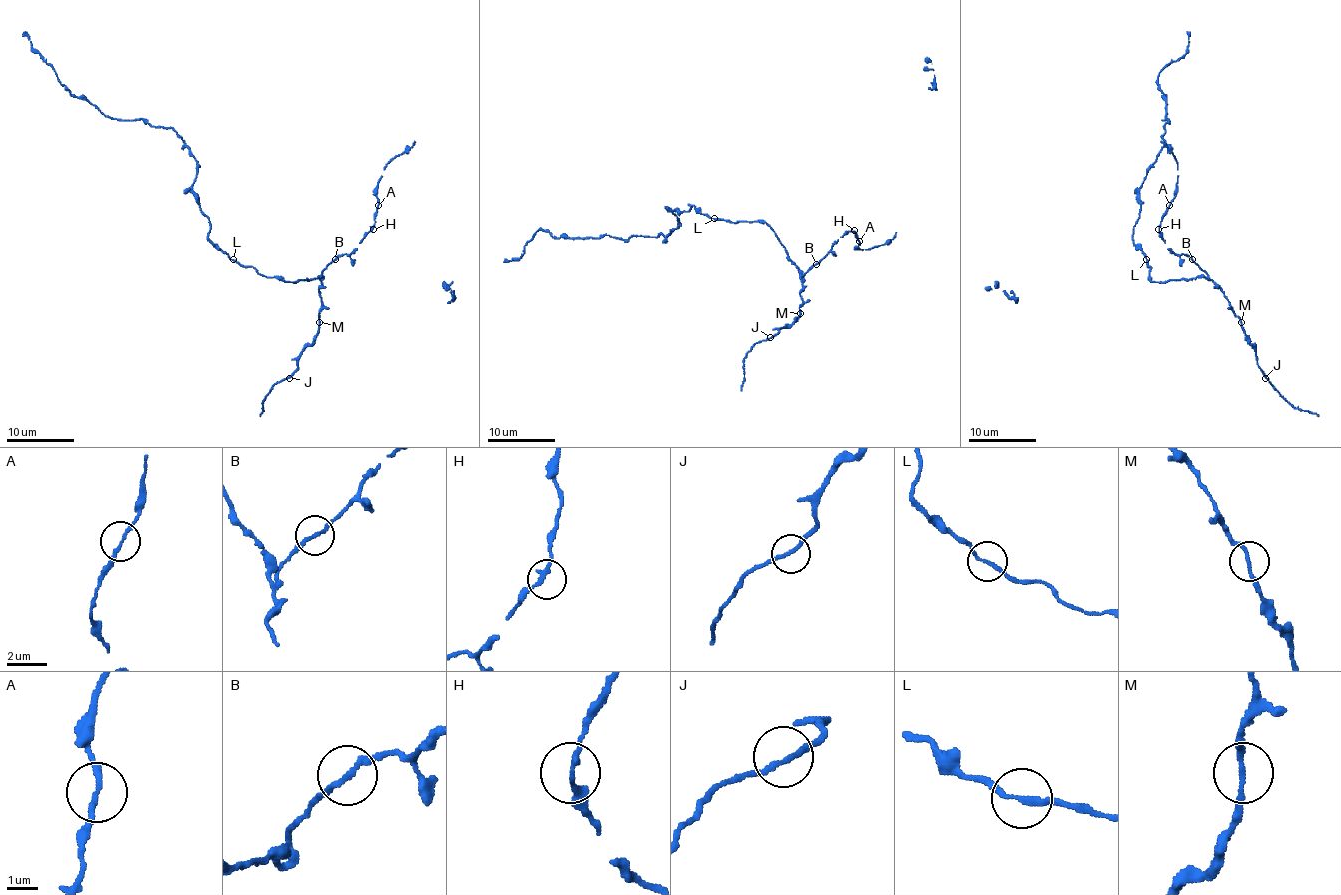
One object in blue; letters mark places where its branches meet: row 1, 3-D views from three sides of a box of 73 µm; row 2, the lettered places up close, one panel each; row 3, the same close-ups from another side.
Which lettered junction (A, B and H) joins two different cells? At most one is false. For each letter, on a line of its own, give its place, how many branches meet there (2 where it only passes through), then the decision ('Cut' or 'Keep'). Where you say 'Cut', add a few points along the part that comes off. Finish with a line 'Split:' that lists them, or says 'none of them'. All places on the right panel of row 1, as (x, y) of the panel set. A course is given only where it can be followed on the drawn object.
A: Place: (1169, 205). Branches: 2. Keep
B: Place: (1192, 259). Branches: 2. Keep
H: Place: (1158, 229). Branches: 2. Keep
Split: none of them

